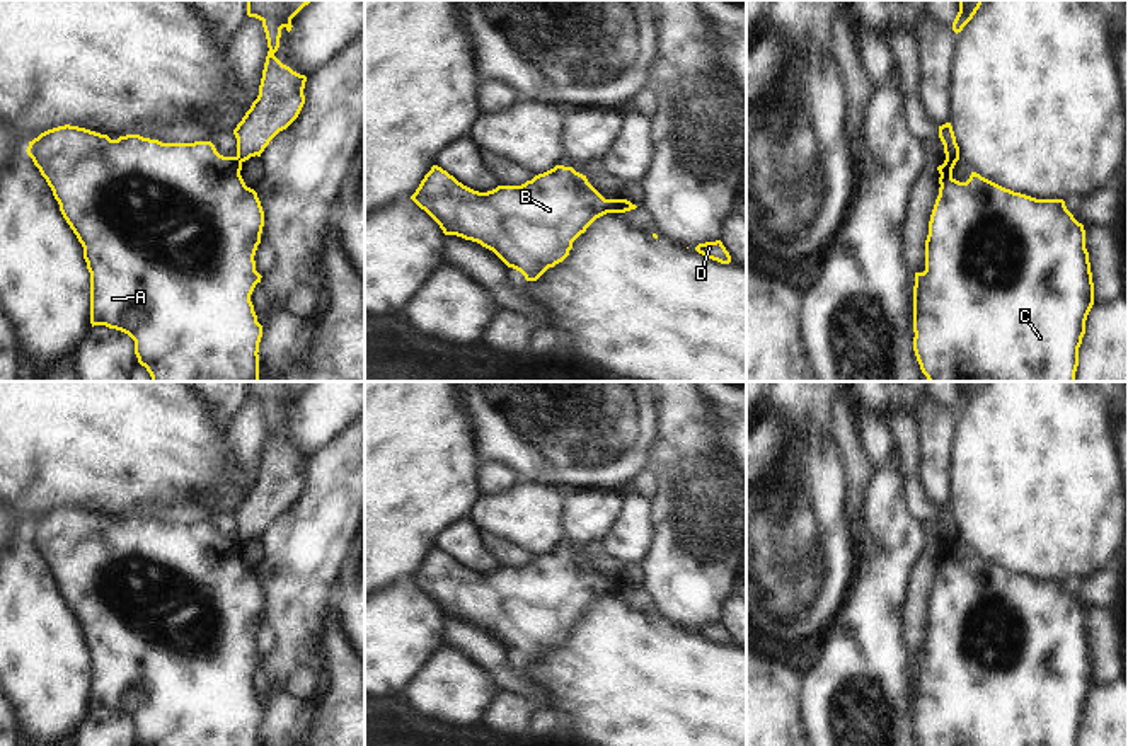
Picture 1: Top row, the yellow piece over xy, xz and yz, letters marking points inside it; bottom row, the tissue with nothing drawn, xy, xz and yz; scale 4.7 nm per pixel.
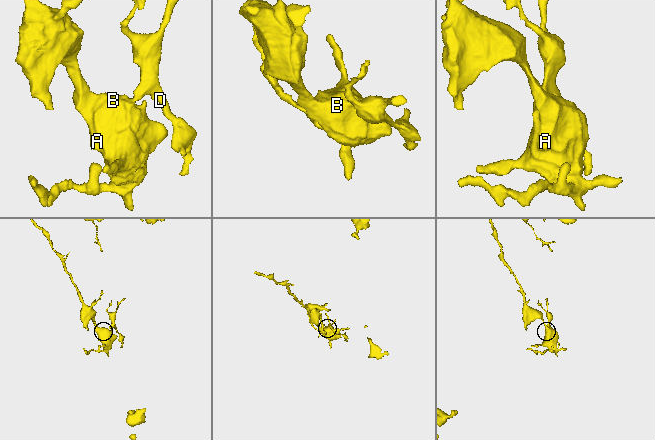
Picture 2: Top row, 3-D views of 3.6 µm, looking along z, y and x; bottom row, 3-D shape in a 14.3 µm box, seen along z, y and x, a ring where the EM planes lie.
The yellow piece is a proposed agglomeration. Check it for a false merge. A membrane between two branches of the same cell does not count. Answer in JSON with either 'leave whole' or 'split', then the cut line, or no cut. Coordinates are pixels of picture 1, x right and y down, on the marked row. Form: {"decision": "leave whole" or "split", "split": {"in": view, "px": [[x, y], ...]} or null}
{"decision": "split", "split": {"in": "yz", "px": [[946, 159], [956, 160]]}}

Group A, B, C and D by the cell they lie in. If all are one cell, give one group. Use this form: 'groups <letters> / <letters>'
groups A B C / D

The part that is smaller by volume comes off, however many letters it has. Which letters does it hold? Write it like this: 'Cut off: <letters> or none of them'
Cut off: D

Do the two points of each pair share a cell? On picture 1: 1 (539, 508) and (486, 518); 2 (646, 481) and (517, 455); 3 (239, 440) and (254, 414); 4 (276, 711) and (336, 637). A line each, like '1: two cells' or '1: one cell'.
1: one cell
2: two cells
3: one cell
4: two cells

